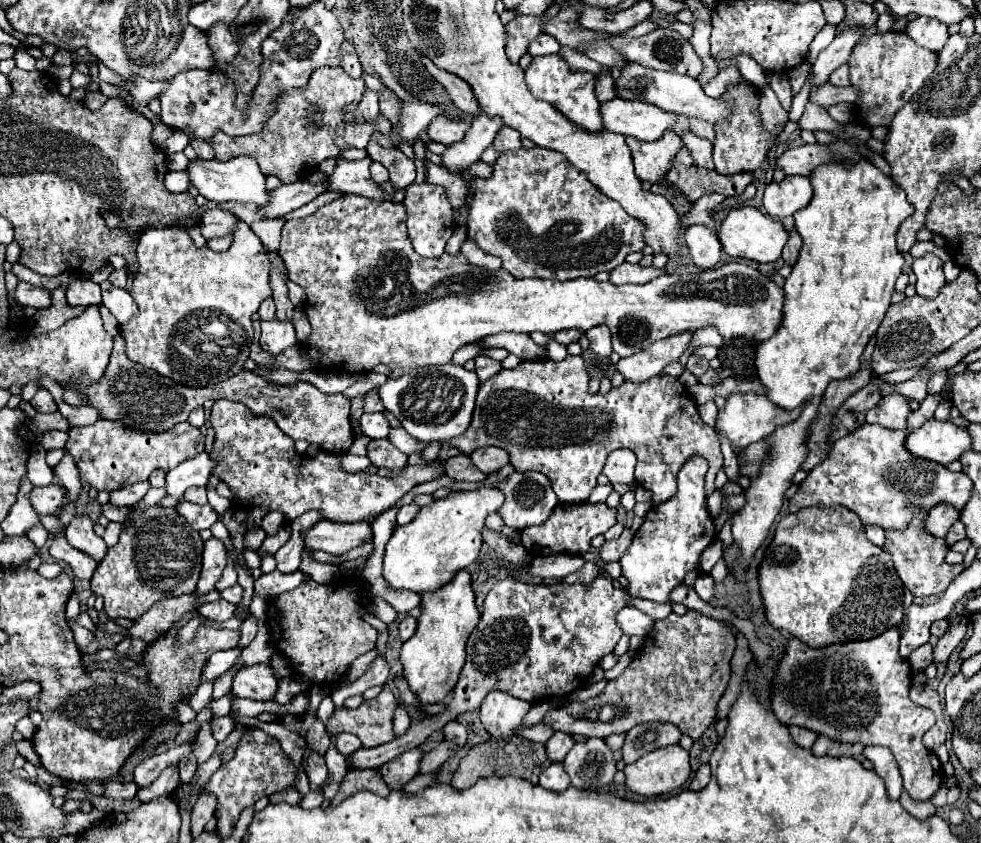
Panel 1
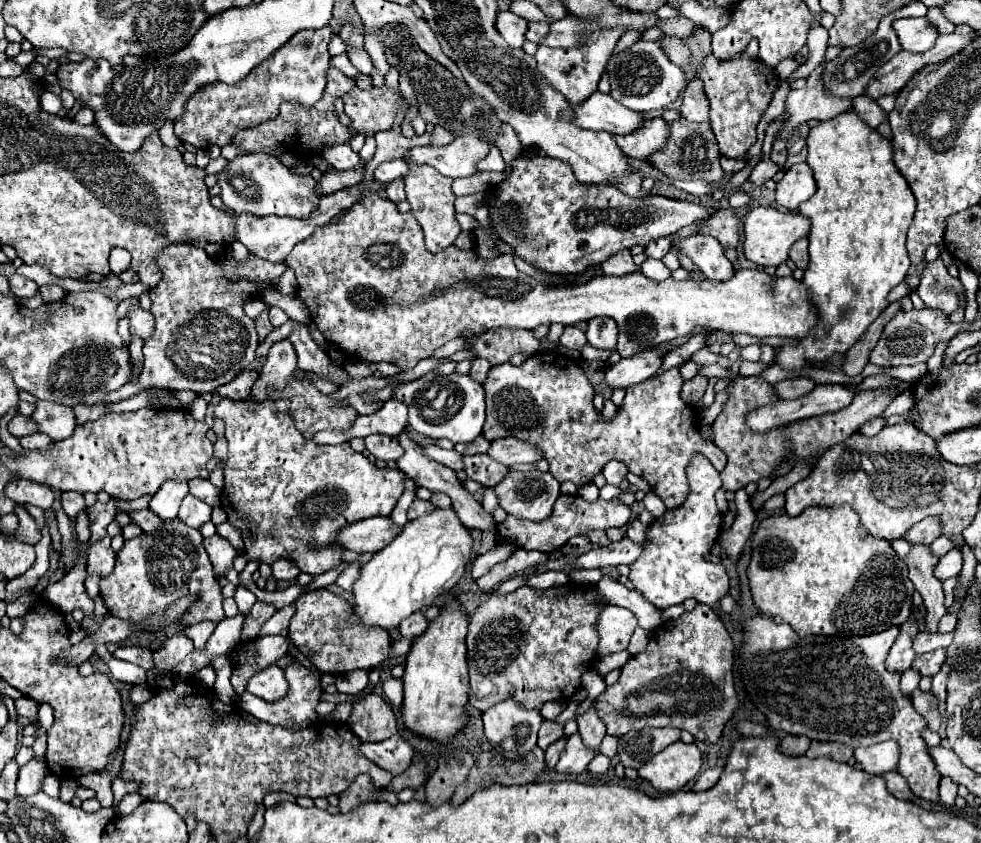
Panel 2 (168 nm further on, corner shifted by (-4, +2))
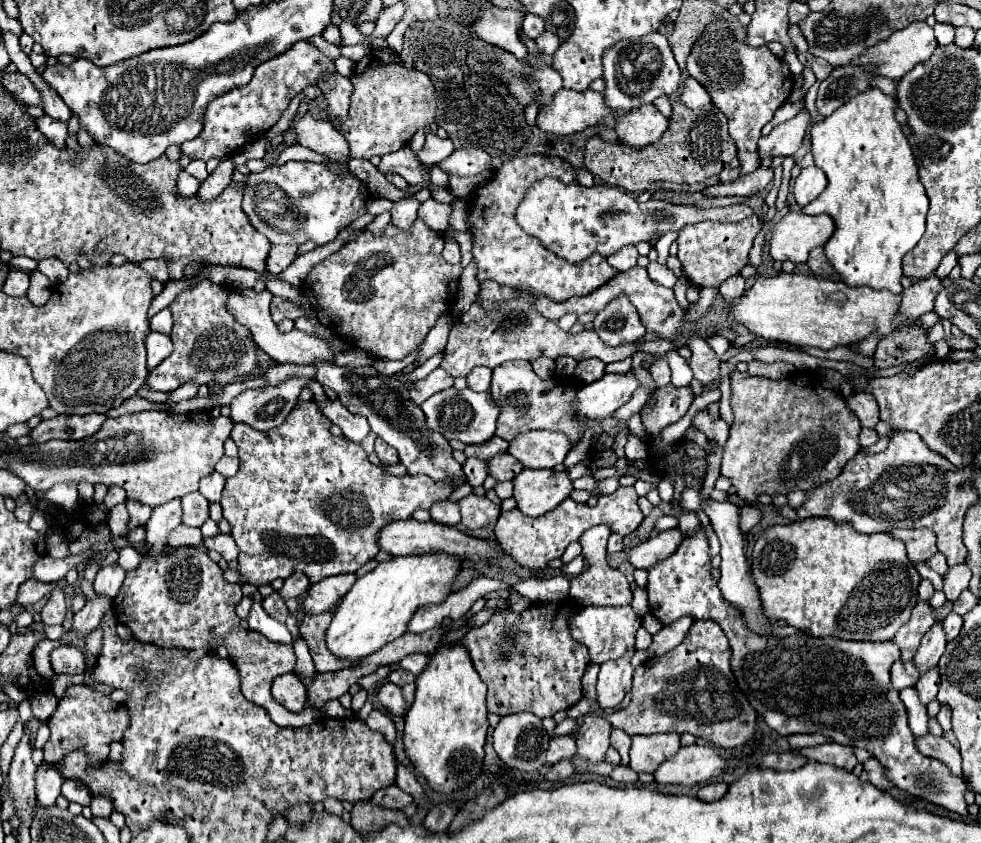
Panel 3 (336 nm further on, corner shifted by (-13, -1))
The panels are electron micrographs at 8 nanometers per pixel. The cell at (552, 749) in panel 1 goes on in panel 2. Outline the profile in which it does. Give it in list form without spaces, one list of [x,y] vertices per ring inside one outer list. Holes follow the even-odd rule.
[[[561,738],[561,740],[553,742],[553,744],[545,750],[545,766],[547,766],[547,768],[551,768],[551,770],[553,770],[553,768],[557,766],[557,762],[559,762],[559,756],[561,756],[563,748],[565,748],[565,738]]]

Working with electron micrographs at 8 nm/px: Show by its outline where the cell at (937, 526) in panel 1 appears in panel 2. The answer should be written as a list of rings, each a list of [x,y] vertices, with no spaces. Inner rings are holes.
[[[931,516],[927,520],[913,524],[903,534],[903,540],[907,540],[909,544],[923,544],[923,546],[929,546],[935,538],[939,538],[939,520],[931,520]]]

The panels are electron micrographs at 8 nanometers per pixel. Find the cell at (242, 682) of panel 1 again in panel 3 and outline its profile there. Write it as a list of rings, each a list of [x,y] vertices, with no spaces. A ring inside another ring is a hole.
[[[280,675],[272,683],[272,697],[288,711],[302,711],[306,705],[306,687],[298,675]]]

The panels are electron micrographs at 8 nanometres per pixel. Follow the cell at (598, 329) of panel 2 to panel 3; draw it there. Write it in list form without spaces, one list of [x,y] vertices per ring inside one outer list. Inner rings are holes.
[[[624,297],[612,301],[604,311],[596,315],[594,331],[610,347],[636,343],[646,333],[636,309]]]

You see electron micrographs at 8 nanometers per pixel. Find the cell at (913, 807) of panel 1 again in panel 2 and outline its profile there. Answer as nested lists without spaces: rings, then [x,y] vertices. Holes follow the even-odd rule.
[[[885,772],[885,774],[881,774],[881,778],[885,778],[885,782],[887,782],[887,790],[893,792],[893,796],[897,796],[897,798],[905,798],[905,800],[913,800],[911,790],[907,788],[907,782],[905,782],[897,772]]]

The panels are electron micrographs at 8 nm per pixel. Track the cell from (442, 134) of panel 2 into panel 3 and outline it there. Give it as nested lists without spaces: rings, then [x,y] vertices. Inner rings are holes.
[[[428,133],[424,147],[416,155],[422,163],[428,165],[428,163],[440,163],[448,155],[452,155],[452,151],[454,151],[454,145],[450,139],[440,139],[438,135]]]

